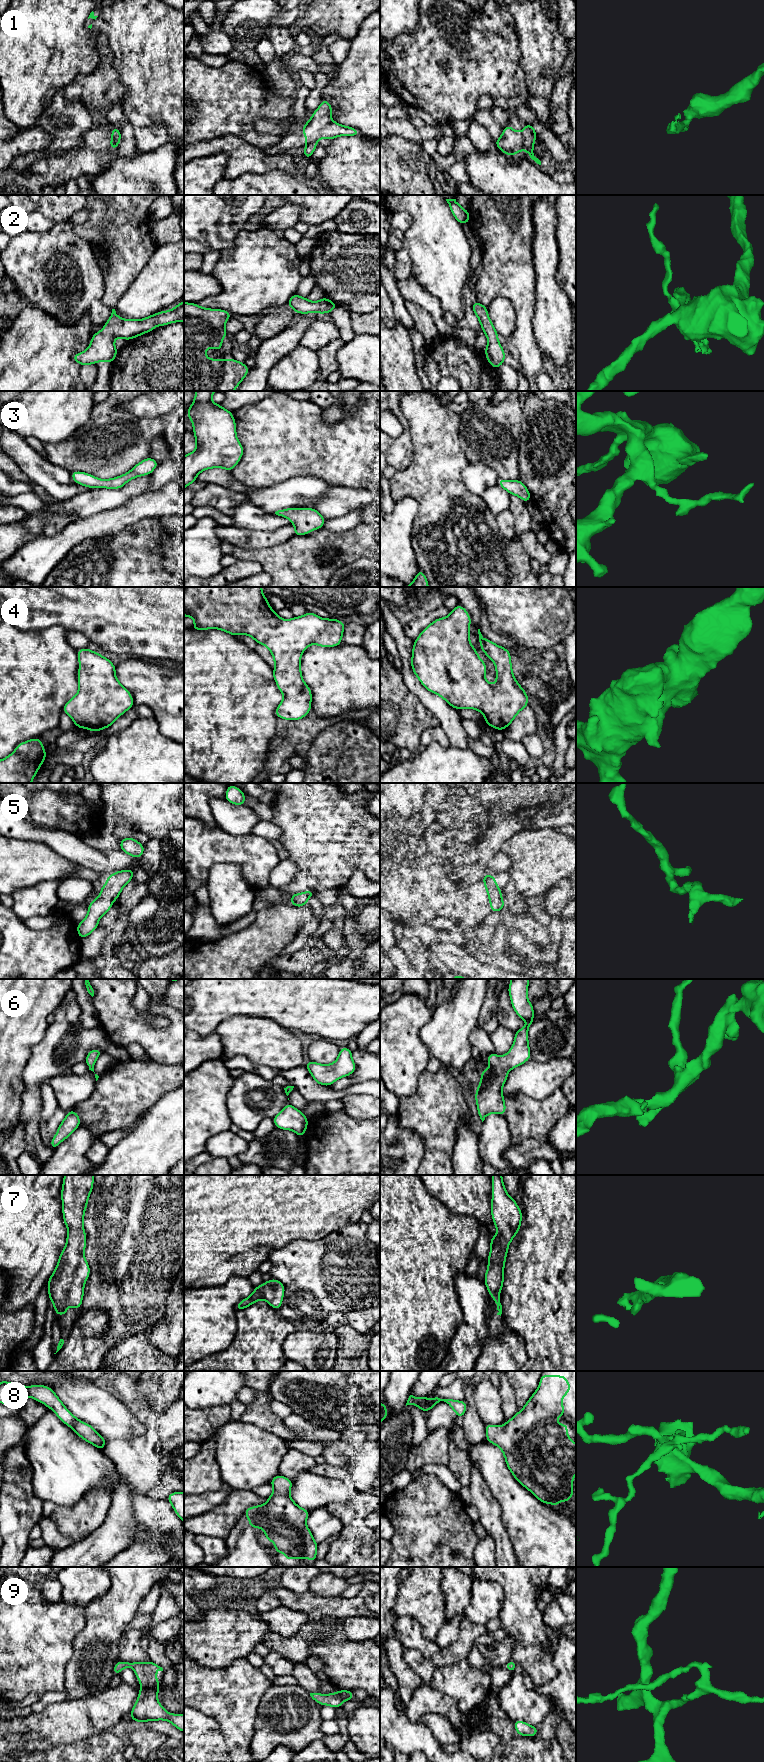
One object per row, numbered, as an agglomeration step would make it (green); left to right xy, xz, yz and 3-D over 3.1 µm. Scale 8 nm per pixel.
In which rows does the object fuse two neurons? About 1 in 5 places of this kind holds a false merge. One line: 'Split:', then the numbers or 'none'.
Split: 1

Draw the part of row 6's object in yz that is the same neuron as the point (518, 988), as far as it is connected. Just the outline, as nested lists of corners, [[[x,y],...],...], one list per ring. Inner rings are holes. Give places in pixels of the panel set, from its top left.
[[[511,979],[508,993],[515,1013],[527,1024],[515,1033],[514,1043],[506,1055],[488,1054],[490,1069],[481,1070],[481,1081],[474,1094],[478,1115],[482,1122],[490,1113],[504,1116],[506,1106],[502,1087],[508,1072],[531,1059],[528,1042],[528,1030],[534,1023],[534,1009],[527,998],[529,979]]]

